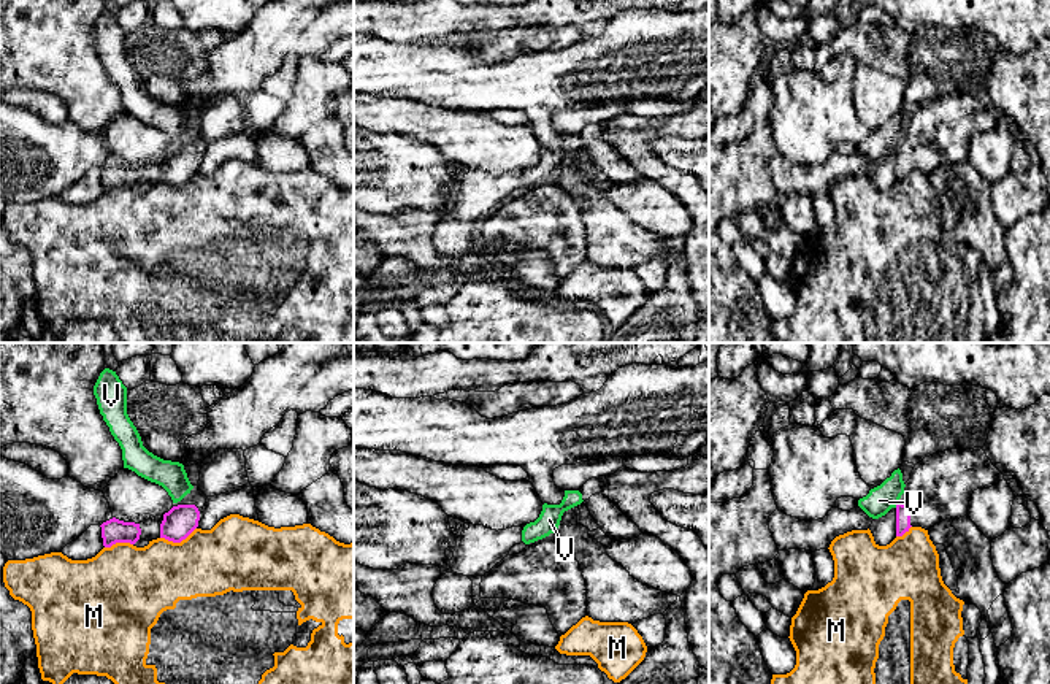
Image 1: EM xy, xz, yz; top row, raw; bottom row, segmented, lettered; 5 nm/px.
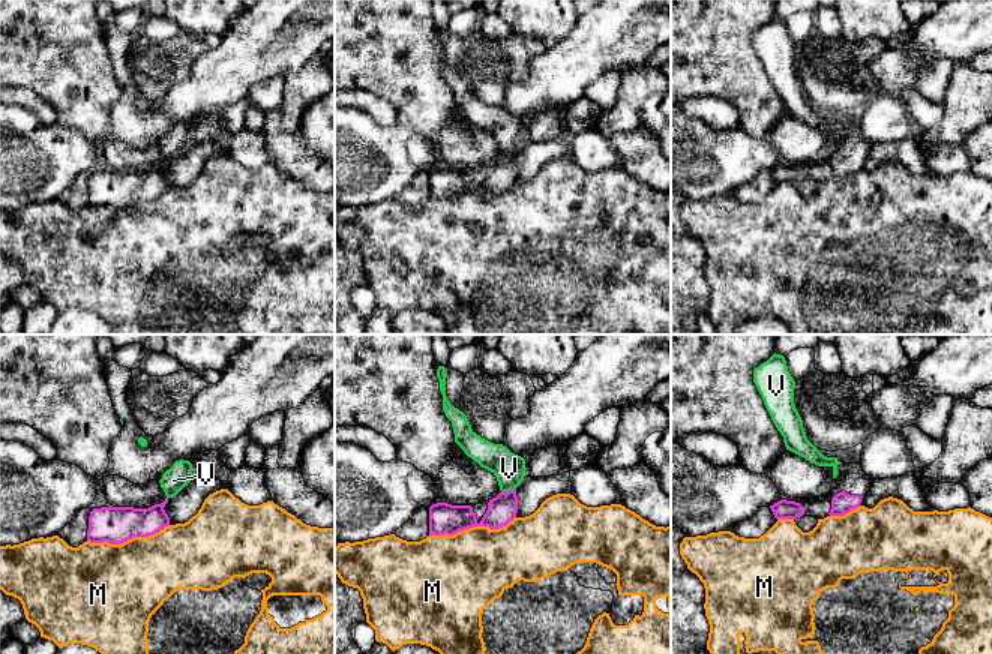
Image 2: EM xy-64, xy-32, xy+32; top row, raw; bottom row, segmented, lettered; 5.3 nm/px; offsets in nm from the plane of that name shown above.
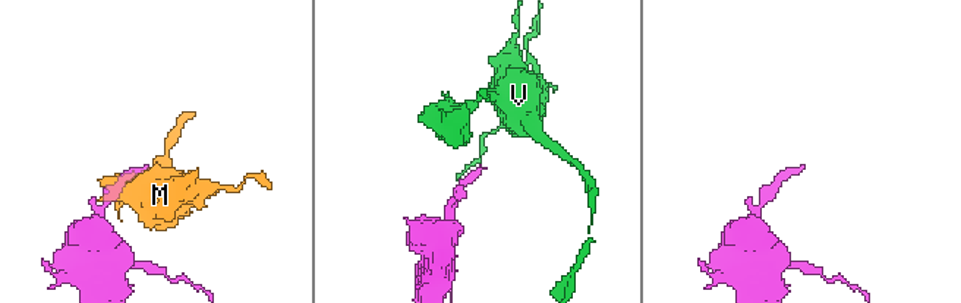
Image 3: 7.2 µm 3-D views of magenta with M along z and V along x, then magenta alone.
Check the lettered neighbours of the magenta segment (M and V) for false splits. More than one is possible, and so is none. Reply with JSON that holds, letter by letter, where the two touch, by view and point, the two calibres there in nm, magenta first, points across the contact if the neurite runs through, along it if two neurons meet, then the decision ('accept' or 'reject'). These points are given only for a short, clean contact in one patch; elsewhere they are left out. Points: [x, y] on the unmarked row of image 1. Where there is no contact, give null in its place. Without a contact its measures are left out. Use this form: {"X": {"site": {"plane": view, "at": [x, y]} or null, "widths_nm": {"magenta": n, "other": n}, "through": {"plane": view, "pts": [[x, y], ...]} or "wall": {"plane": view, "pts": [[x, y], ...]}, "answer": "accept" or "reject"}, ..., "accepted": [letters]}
{"M": {"site": {"plane": "xy", "at": [178, 186]}, "widths_nm": {"magenta": 160, "other": 340}, "answer": "reject"}, "V": {"site": {"plane": "yz", "at": [896, 149]}, "widths_nm": {"magenta": 80, "other": 140}, "wall": {"plane": "yz", "pts": [[898, 146], [895, 151]]}, "answer": "reject"}, "accepted": []}

